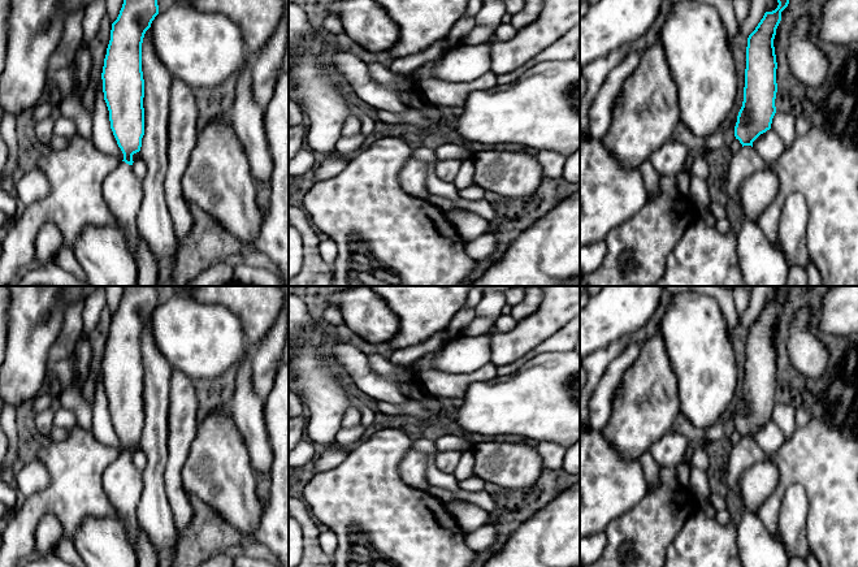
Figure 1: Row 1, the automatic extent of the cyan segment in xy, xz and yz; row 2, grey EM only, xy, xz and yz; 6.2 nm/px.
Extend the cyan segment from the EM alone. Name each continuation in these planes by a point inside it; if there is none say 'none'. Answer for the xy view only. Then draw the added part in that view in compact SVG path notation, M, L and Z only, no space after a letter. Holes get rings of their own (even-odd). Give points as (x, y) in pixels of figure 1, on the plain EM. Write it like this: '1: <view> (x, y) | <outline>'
1: xy (122, 483) | M120 453L120 456L105 469L103 488L108 498L124 518L127 541L135 551L138 520L136 506L144 488L142 472L133 462L133 456Z

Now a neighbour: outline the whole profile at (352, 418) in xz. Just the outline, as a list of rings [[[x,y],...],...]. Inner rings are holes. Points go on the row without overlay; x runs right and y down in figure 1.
[[[355,404],[346,411],[342,427],[351,428],[351,427],[358,427],[360,424],[361,424],[361,415],[358,408],[358,404]]]

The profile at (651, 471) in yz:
[[[649,451],[644,453],[638,459],[642,467],[647,488],[655,488],[660,482],[660,467]]]

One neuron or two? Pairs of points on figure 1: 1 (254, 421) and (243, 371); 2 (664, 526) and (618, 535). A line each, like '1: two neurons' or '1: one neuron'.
1: one neuron
2: one neuron

